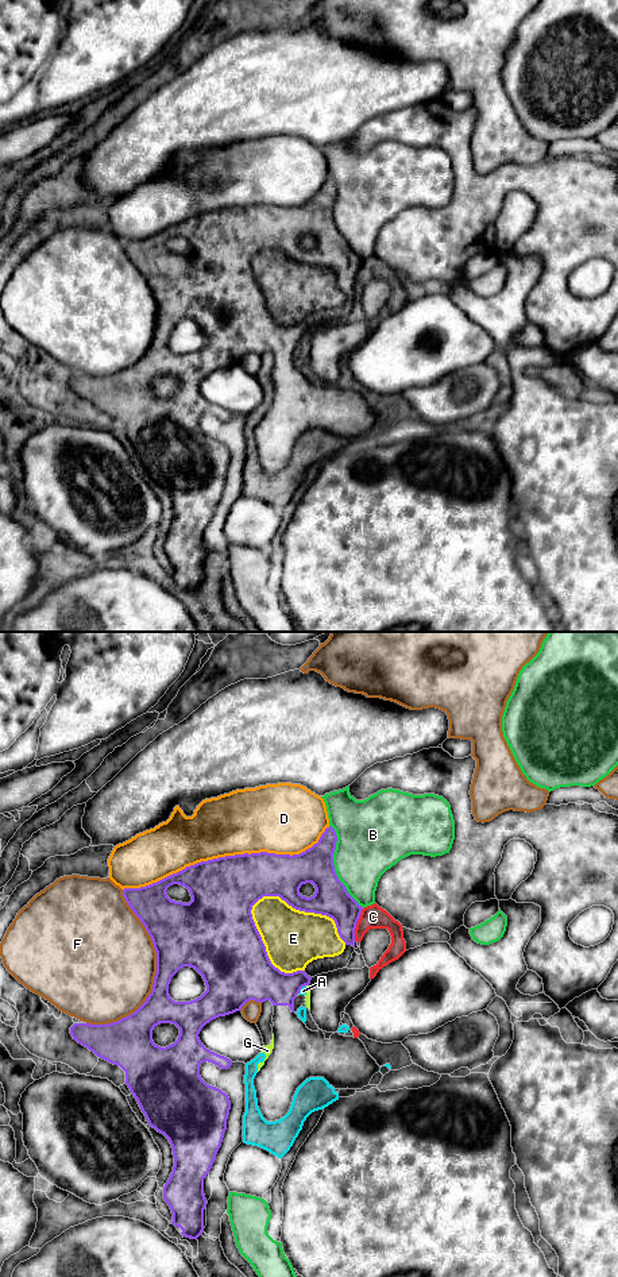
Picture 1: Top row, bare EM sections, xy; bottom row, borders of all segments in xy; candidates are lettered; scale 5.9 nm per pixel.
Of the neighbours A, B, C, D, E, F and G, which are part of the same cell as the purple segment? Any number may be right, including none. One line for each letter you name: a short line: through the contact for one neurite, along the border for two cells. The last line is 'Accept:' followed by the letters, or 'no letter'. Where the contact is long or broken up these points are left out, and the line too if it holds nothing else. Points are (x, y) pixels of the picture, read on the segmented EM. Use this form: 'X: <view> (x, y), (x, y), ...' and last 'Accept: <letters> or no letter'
Accept: no letter

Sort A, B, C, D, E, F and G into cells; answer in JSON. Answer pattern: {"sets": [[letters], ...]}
{"sets": [["A", "C", "E", "G"], ["B"], ["D"], ["F"]]}

